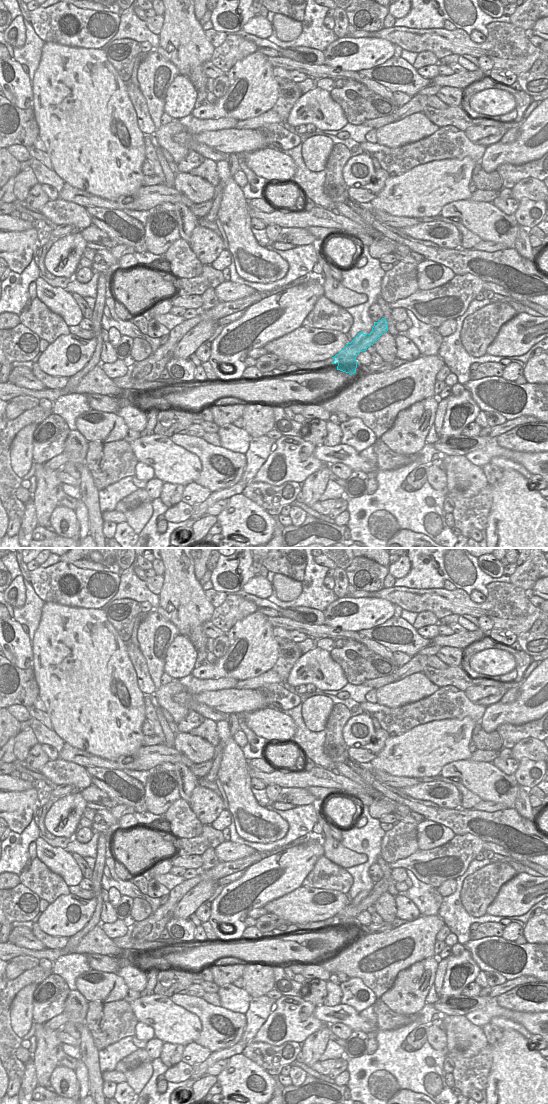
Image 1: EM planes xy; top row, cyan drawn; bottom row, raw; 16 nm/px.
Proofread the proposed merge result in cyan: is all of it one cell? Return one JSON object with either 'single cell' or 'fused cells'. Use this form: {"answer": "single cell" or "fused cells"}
{"answer": "fused cells"}

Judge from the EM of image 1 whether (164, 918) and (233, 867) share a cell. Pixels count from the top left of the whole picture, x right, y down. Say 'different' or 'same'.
same

